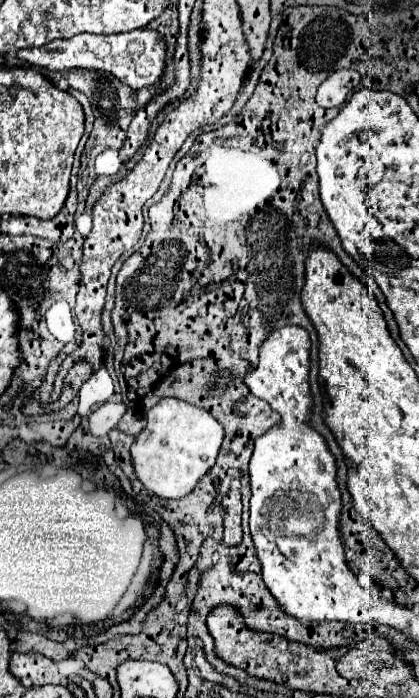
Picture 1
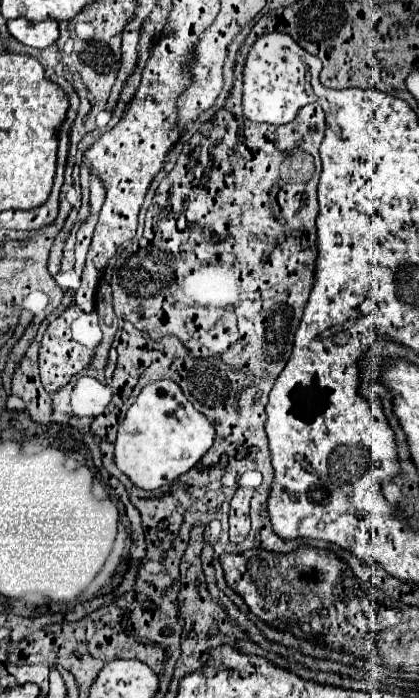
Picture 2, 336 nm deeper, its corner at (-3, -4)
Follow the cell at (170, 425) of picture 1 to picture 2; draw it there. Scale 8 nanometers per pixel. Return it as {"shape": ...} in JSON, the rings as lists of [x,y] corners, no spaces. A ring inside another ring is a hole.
{"shape":[[[169,379],[155,381],[139,393],[119,425],[115,439],[115,465],[143,491],[153,491],[173,483],[211,449],[215,427],[183,395],[177,383]]]}

